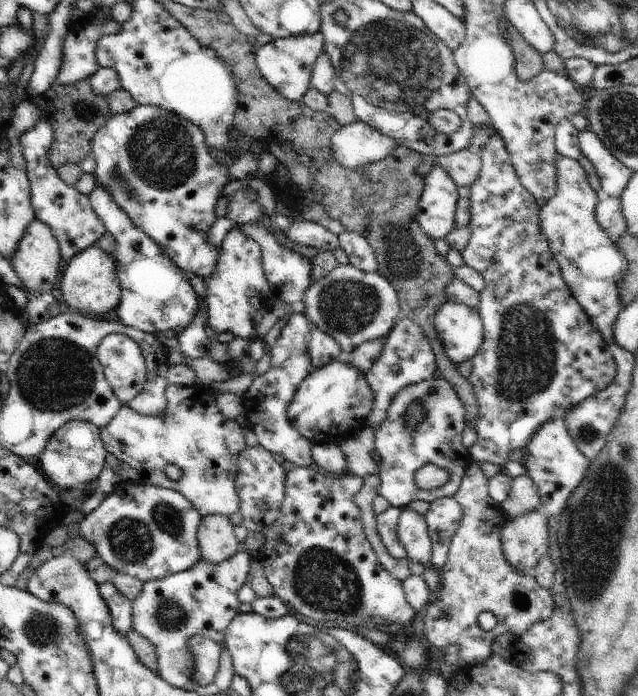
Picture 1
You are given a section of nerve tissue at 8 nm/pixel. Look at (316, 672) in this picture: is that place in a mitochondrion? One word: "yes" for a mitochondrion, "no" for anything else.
yes

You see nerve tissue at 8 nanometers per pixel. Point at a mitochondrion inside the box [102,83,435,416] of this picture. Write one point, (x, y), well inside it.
(161, 149)

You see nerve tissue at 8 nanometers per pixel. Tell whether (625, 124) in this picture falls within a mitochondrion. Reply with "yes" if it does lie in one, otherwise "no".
yes

